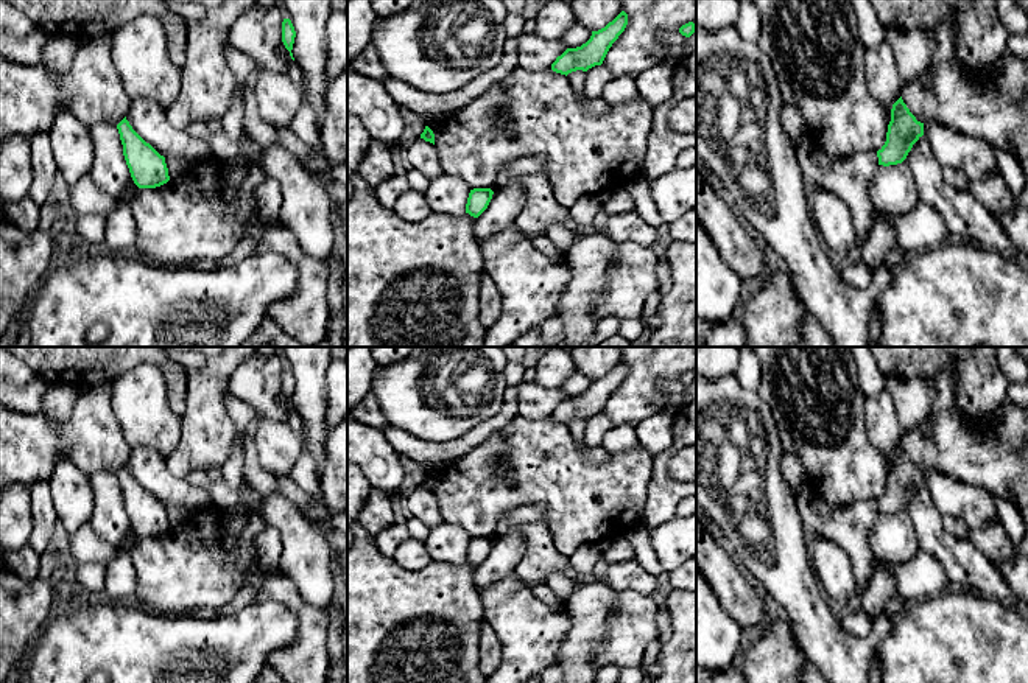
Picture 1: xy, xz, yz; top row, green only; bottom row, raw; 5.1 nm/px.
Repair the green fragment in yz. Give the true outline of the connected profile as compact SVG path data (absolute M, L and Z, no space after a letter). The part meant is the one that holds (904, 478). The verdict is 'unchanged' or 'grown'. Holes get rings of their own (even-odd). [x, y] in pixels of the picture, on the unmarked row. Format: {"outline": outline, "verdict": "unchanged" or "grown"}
{"outline": "M902 445L892 453L886 490L877 499L878 513L902 512L913 493L924 484L924 471L910 461Z", "verdict": "unchanged"}

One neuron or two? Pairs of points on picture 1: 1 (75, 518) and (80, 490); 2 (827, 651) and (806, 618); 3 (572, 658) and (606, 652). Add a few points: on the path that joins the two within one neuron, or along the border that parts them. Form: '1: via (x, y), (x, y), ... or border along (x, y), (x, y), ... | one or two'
1: via (75, 512), (75, 497) | one
2: via (826, 643), (813, 626) | one
3: border along (608, 623), (606, 633), (592, 654), (597, 666) | two

